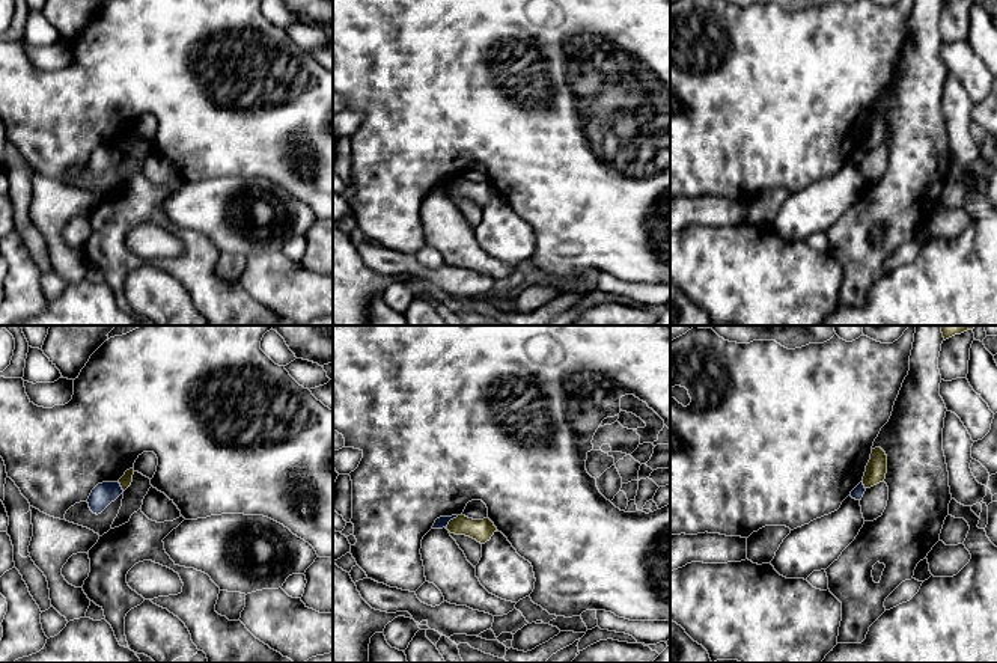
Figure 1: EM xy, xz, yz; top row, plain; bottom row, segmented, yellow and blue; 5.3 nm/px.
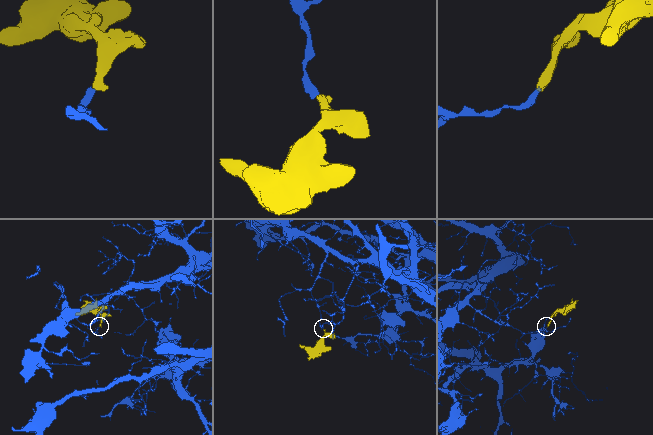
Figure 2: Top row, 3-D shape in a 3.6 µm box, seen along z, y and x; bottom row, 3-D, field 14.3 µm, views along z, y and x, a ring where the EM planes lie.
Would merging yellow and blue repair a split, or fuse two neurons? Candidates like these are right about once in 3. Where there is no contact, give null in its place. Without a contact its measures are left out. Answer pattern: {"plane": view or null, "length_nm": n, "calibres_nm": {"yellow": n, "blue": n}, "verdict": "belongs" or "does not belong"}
{"plane": "xz", "length_nm": 100, "calibres_nm": {"yellow": 120, "blue": 60}, "verdict": "does not belong"}

